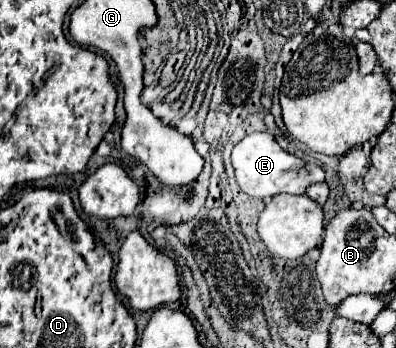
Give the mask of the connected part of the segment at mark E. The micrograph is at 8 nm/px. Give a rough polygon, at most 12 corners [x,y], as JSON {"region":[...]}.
{"region":[[269,132],[231,154],[251,198],[305,194],[311,168]]}

